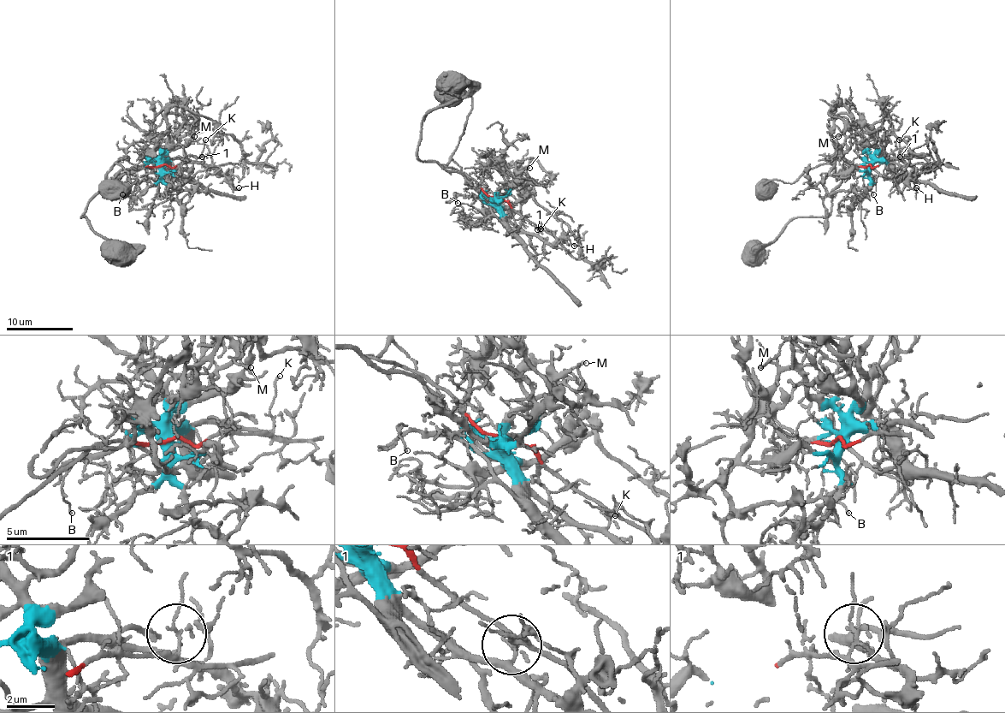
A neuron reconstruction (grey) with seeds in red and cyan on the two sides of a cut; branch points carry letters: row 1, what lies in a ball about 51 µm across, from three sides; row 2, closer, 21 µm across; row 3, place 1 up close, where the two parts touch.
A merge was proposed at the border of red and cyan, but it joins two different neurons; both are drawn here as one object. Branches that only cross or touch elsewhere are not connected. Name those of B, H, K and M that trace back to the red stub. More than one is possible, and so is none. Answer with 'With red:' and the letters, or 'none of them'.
With red: K

